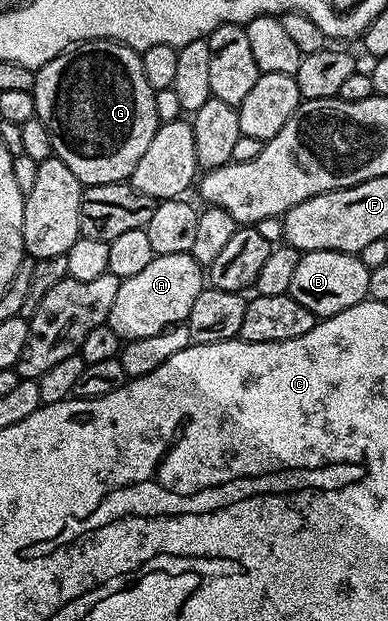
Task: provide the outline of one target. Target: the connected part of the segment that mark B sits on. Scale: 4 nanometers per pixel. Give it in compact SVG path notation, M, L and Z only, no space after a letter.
M310 251L301 252L298 267L291 276L288 296L298 299L306 311L313 313L317 319L333 317L339 311L346 311L346 307L354 307L368 297L370 275L359 256L355 253L342 251Z

